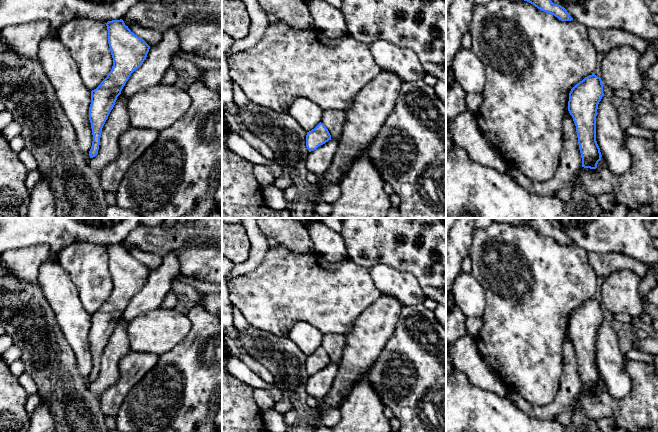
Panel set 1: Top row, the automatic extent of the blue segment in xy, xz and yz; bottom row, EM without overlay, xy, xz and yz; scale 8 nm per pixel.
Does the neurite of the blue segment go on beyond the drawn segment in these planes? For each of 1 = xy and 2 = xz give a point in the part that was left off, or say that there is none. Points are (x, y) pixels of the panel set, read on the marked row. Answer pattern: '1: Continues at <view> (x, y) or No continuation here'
1: No continuation here
2: No continuation here

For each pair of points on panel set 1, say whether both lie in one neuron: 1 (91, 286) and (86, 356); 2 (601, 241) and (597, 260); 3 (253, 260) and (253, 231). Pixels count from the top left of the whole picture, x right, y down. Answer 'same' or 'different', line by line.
1: different
2: different
3: same

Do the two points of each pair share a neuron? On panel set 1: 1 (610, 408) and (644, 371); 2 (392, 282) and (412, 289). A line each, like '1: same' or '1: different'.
1: same
2: same

